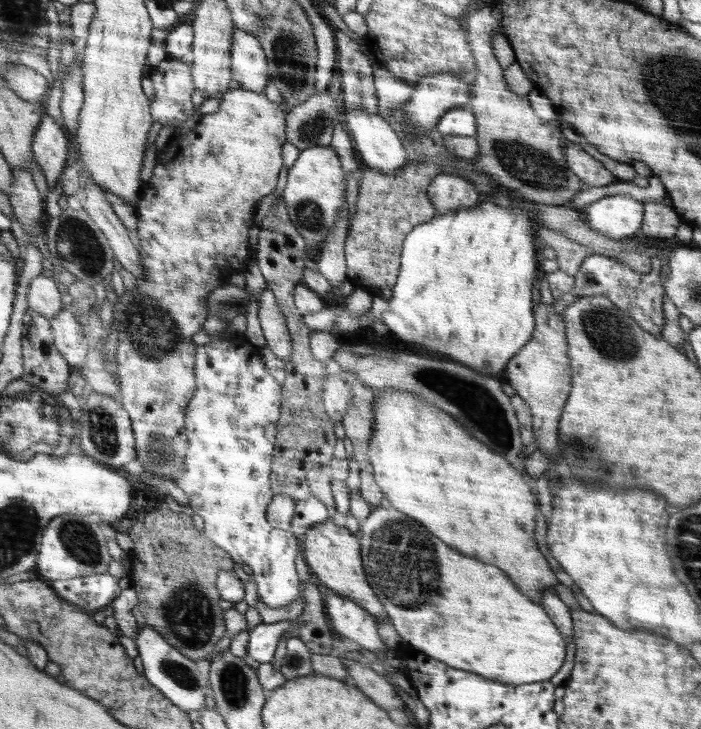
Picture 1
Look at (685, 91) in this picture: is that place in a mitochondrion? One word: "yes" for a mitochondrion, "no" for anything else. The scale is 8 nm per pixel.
yes

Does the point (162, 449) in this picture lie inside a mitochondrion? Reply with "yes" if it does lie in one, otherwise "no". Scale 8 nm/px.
yes

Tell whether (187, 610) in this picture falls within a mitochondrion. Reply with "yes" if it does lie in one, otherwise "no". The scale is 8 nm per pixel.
yes

